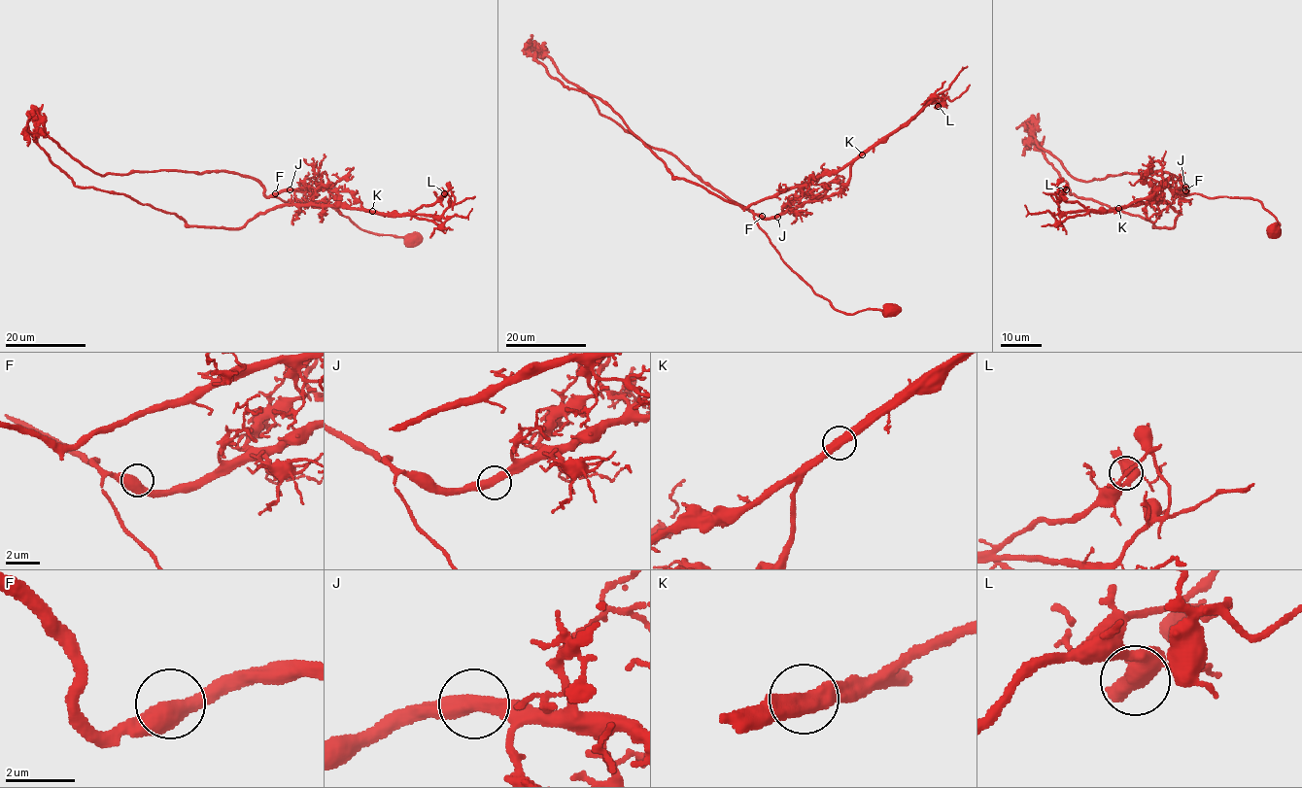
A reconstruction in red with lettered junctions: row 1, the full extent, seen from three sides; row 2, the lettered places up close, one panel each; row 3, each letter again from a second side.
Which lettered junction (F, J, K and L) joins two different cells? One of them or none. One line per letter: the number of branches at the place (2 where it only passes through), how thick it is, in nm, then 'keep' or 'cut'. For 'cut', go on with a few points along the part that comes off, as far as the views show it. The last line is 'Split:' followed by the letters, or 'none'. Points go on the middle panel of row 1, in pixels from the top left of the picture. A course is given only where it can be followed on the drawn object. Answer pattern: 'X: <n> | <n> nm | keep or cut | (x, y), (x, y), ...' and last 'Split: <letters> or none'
F: 2 | 500 nm | keep
J: 2 | 460 nm | keep
K: 2 | 500 nm | cut | (862, 154), (837, 170), (746, 207), (731, 203), (671, 175), (599, 98), (554, 79), (528, 50), (532, 34)
L: 3 | 420 nm | keep
Split: K

